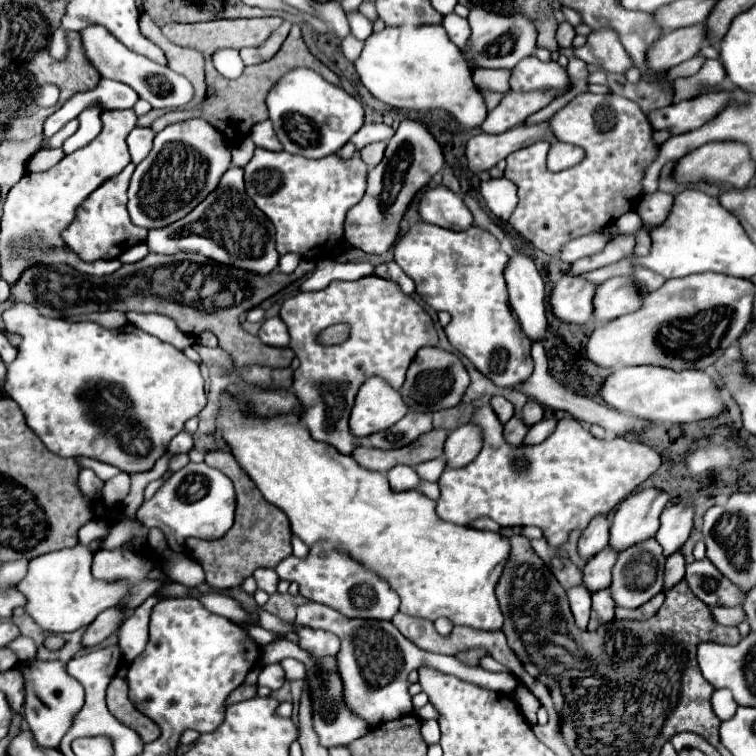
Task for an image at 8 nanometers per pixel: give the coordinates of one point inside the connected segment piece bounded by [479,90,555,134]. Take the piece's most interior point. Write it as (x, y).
(516, 106)

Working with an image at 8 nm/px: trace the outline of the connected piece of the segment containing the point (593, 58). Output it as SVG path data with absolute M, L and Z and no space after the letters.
M609 28L591 32L587 36L587 44L581 48L575 48L573 56L605 72L613 72L613 74L625 74L633 66L615 30L609 30Z

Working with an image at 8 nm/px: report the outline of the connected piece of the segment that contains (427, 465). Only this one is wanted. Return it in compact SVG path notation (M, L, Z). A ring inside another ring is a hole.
M435 458L435 460L429 460L429 462L421 462L415 466L415 472L419 474L421 480L429 480L429 482L437 482L441 478L441 474L445 472L447 468L447 462L445 458Z

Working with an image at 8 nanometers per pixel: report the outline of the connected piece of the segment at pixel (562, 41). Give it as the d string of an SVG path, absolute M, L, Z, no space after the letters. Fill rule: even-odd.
M563 22L559 24L559 30L557 30L557 42L559 42L559 48L571 48L571 42L575 38L575 30L569 22Z

